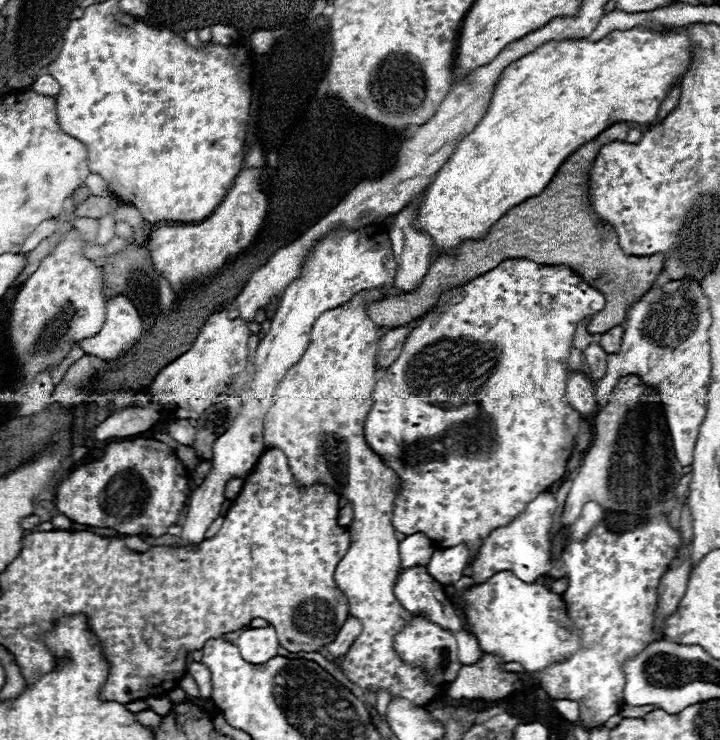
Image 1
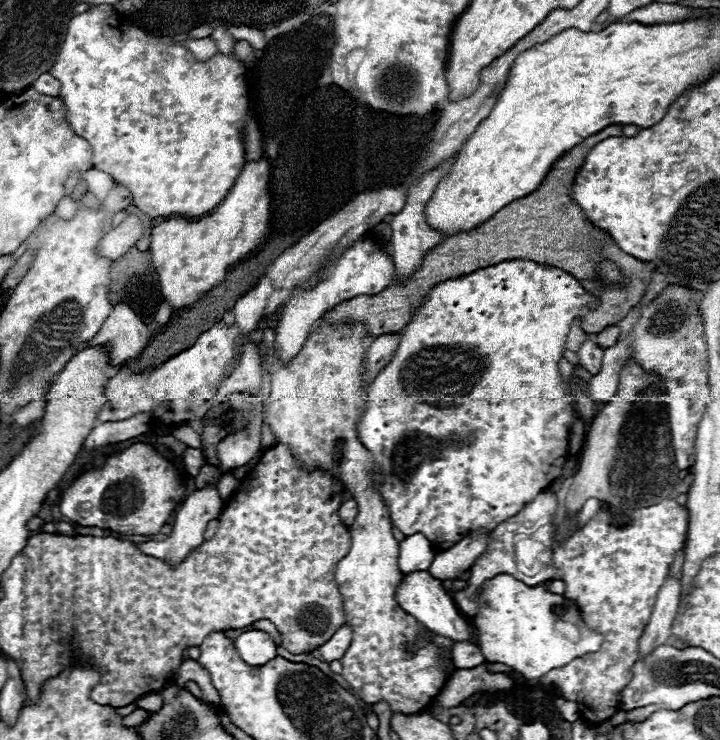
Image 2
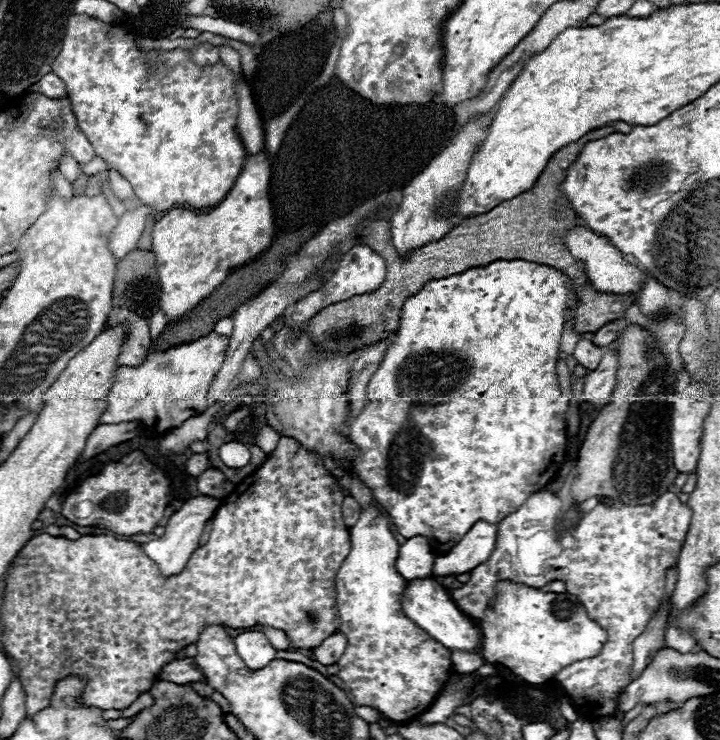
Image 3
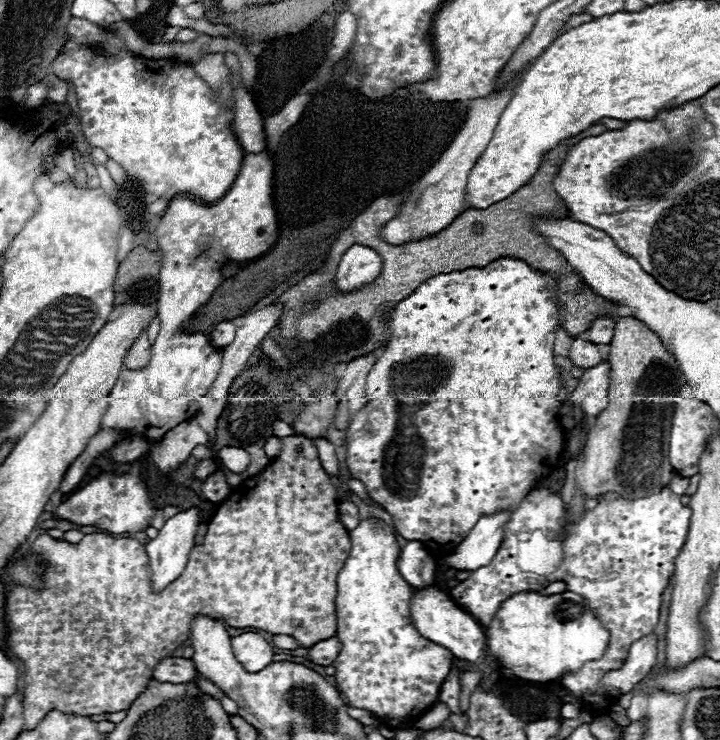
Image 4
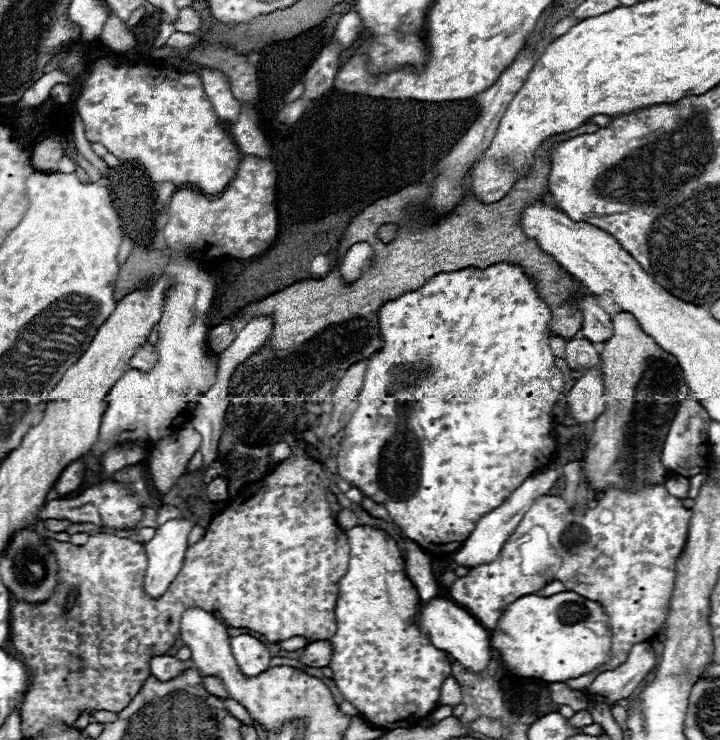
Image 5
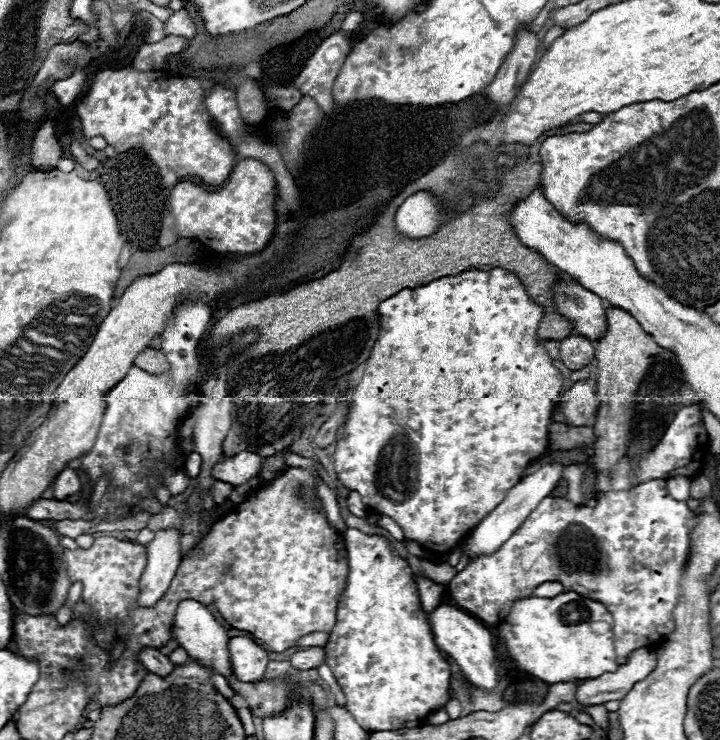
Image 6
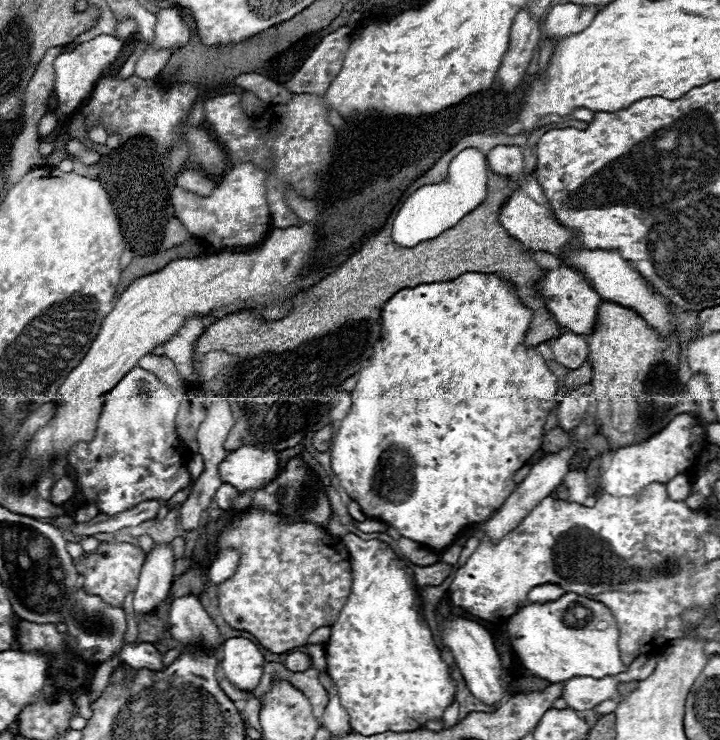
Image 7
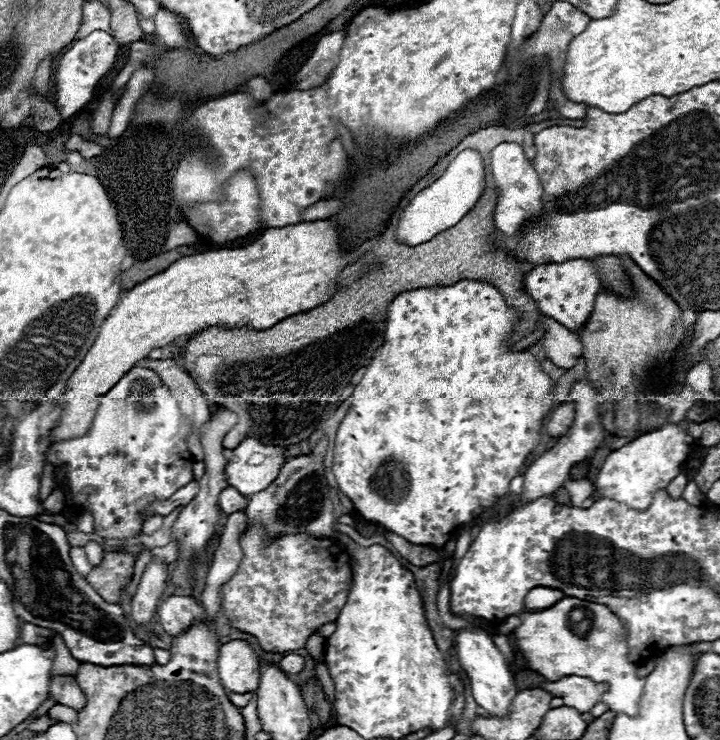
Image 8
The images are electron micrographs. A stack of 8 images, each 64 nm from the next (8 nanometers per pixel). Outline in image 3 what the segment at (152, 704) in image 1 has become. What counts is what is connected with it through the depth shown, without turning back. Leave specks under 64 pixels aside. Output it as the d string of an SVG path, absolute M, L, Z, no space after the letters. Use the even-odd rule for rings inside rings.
M148 693L142 694L136 699L132 706L122 712L122 718L131 717L138 711L150 707L153 703L154 700Z

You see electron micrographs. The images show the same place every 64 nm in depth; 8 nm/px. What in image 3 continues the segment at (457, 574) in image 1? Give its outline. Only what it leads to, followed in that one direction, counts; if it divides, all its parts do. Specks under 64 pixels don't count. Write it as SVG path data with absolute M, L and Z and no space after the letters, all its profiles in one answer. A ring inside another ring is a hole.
M484 520L476 522L470 532L446 554L438 556L434 562L434 576L464 574L480 566L494 552L498 536L498 524L488 524Z

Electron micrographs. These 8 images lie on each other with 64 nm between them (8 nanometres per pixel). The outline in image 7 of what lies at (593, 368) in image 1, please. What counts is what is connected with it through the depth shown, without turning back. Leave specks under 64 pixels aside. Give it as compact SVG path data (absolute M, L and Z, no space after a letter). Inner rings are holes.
M562 328L560 336L548 340L548 344L554 354L554 360L564 368L574 370L588 358L588 344L586 344L584 336L572 334L570 330Z

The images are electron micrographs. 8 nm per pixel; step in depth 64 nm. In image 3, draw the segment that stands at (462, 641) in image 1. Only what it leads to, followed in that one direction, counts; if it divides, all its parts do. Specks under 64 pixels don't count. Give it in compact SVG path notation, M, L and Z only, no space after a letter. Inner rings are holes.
M454 652L452 654L452 670L460 674L476 672L484 664L484 658L480 654L468 654L468 652Z

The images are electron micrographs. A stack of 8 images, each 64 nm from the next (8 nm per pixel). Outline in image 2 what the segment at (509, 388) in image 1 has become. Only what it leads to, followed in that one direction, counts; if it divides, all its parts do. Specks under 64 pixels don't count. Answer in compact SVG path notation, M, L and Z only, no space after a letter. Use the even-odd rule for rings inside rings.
M532 260L500 262L496 266L476 270L468 276L440 282L428 292L428 298L418 306L410 322L402 328L402 338L394 352L394 358L378 372L378 376L368 386L368 400L376 406L366 406L356 426L358 440L374 456L374 462L382 472L382 476L374 480L380 482L380 494L390 510L392 524L404 536L420 532L432 544L438 543L437 551L447 550L476 528L494 530L500 522L518 514L526 502L530 502L554 478L562 474L562 466L568 454L568 432L574 420L574 406L564 394L564 382L558 372L558 362L562 358L572 320L578 318L584 312L584 308L590 306L596 306L596 298L590 296L574 276L550 264L536 264Z

